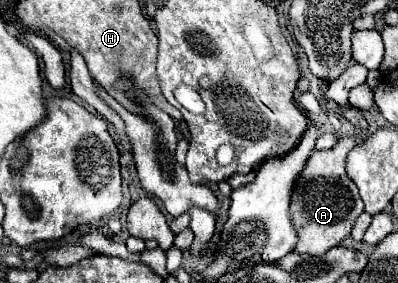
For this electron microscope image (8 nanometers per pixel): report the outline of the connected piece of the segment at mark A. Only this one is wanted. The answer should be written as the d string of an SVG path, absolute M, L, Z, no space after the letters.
M340 138L338 144L330 150L314 150L300 172L290 202L290 218L298 234L298 242L294 246L296 254L322 256L330 248L340 246L344 238L350 236L350 230L356 218L364 212L362 198L358 196L356 184L346 176L344 164L348 152L356 146L354 138Z

